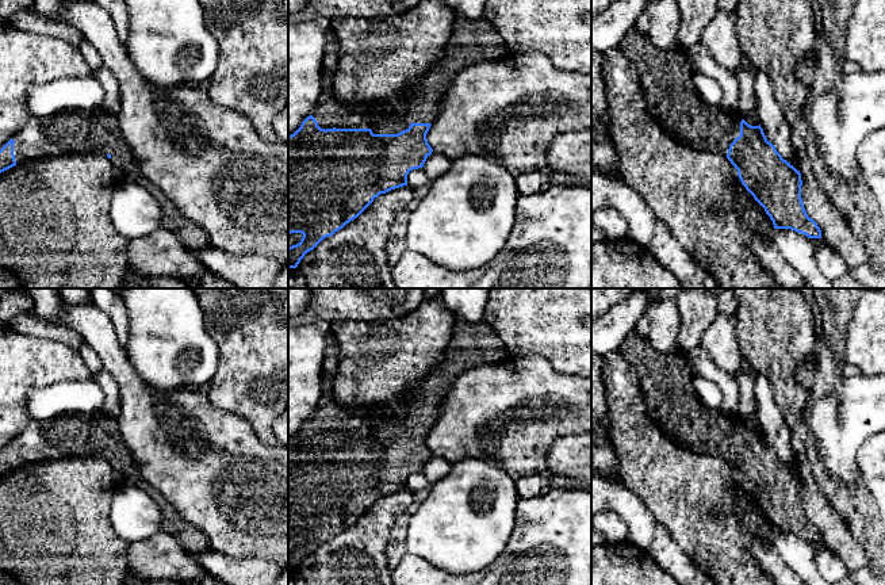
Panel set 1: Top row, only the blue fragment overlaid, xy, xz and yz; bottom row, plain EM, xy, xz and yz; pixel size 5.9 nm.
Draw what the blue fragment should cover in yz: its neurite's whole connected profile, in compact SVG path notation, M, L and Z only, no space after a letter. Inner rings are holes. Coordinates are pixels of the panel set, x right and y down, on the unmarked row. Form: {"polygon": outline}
{"polygon": "M635 330L625 337L617 351L636 368L645 409L666 437L694 454L708 454L727 460L736 471L742 488L773 524L774 532L790 532L809 542L821 542L820 531L804 512L800 474L782 462L767 444L761 428L751 429L738 414L724 416L701 402L685 352L660 353L648 339L643 339Z"}

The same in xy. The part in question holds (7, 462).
{"polygon": "M104 412L32 420L0 452L0 477L39 460L87 456L107 459L119 486L152 488L139 474L116 418Z"}

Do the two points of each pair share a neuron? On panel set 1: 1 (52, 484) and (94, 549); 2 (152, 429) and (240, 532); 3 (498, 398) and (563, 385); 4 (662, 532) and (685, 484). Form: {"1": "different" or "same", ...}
{"1": "same", "2": "same", "3": "same", "4": "different"}

